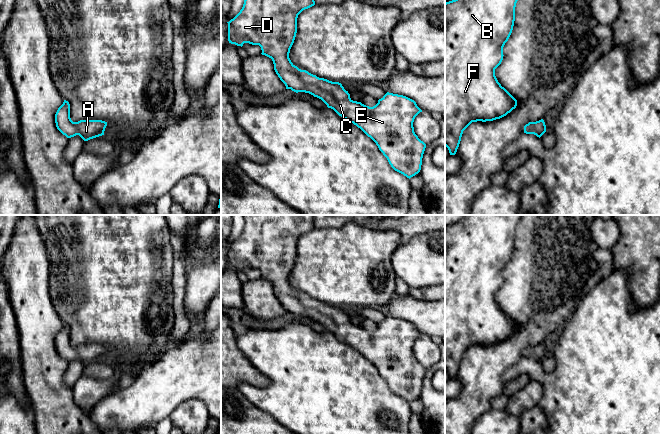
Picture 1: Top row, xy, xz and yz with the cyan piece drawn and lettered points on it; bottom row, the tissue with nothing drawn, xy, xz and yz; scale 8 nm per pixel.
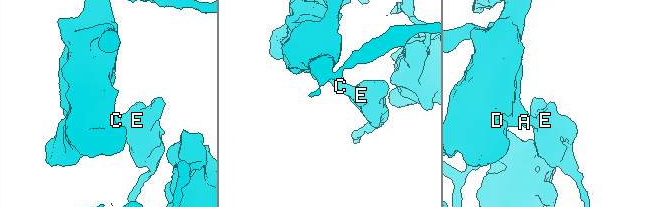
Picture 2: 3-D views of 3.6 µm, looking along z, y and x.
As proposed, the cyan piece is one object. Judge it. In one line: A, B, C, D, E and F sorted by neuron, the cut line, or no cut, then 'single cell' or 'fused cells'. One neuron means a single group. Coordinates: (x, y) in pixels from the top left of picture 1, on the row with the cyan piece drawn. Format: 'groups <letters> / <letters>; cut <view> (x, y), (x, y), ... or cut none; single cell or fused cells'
groups A B C D E F; cut none; single cell

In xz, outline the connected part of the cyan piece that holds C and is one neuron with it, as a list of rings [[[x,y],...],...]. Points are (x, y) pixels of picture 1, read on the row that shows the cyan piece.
[[[244,0],[240,12],[227,22],[228,41],[241,47],[244,43],[259,45],[261,54],[272,59],[274,70],[286,89],[309,93],[321,99],[328,108],[360,128],[376,143],[391,167],[410,179],[420,172],[426,148],[414,132],[414,119],[422,112],[414,100],[387,92],[375,106],[369,107],[353,101],[341,83],[319,78],[291,62],[289,53],[297,33],[298,15],[314,5],[314,0]]]

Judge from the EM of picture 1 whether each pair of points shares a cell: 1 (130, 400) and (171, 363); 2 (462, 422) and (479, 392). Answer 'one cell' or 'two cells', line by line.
1: one cell
2: one cell

